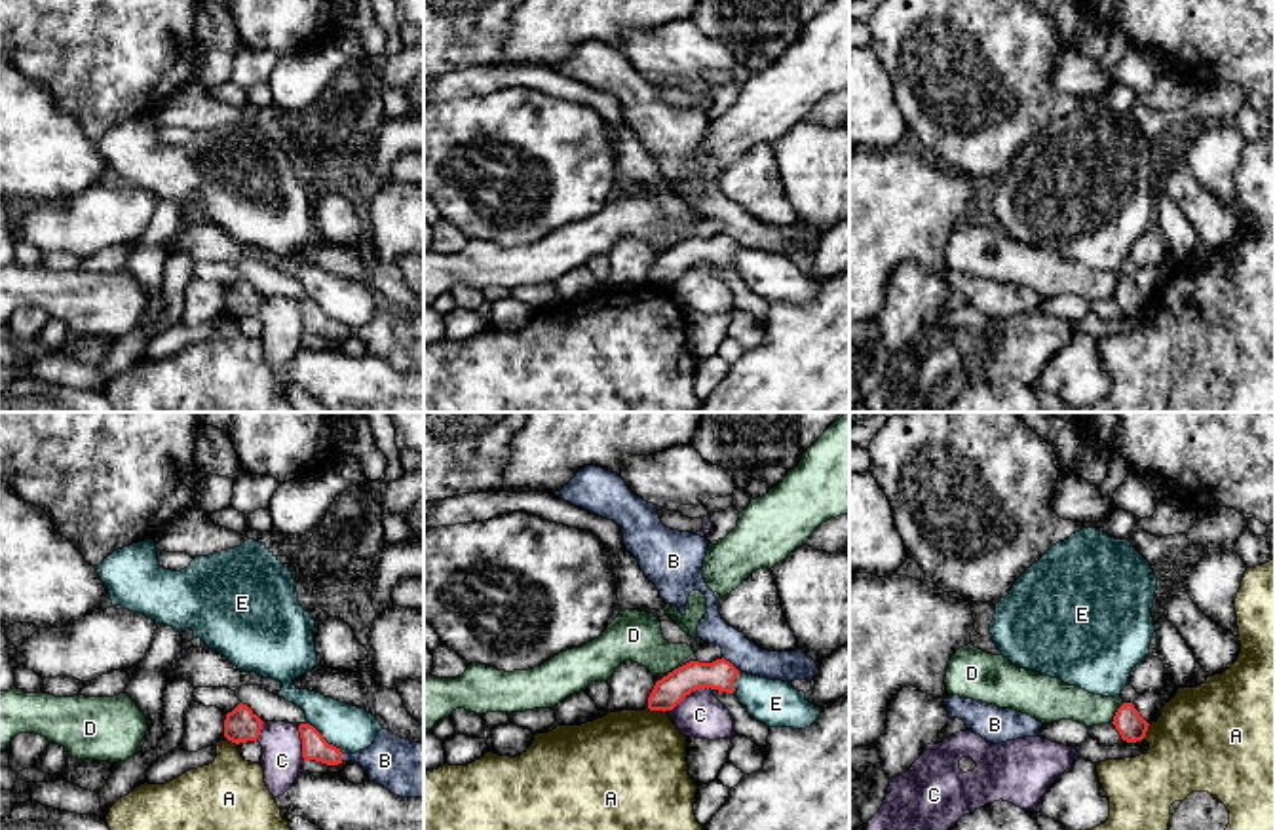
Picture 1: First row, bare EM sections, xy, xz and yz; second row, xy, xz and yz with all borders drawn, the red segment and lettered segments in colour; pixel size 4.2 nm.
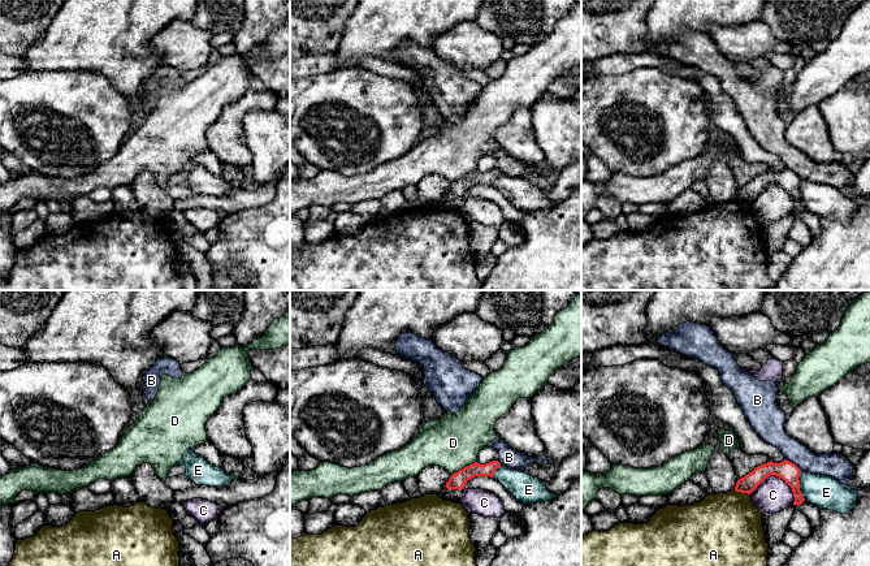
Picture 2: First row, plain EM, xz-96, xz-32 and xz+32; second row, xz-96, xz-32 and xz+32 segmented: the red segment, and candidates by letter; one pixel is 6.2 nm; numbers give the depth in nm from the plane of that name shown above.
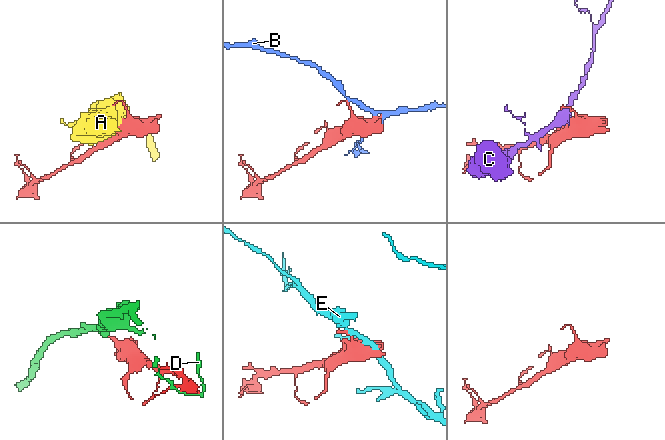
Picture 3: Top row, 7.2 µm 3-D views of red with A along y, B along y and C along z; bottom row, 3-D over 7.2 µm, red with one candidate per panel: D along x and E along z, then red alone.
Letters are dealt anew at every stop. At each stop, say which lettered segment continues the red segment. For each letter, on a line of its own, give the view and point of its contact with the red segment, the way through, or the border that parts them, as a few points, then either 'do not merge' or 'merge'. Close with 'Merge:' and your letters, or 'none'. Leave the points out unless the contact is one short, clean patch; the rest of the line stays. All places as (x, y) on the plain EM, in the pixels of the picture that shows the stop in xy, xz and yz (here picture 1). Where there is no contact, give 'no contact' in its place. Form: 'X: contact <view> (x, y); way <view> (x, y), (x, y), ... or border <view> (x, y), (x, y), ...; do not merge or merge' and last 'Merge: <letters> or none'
A: contact xz (656, 283); do not merge
B: contact xz (730, 238); do not merge
C: contact xz (690, 266); border xz (711, 263), (692, 264), (671, 285); do not merge
D: contact yz (1116, 287); do not merge
E: contact xy (323, 314); do not merge
Merge: none

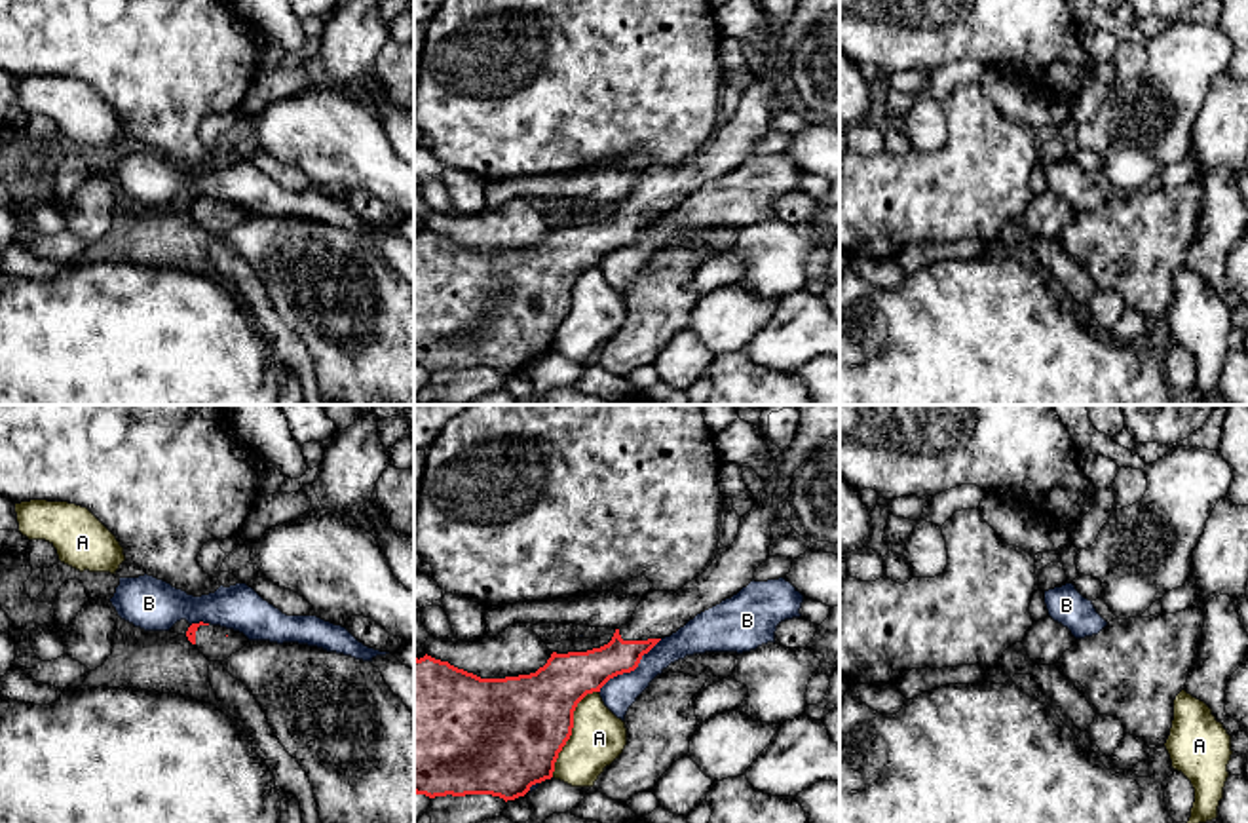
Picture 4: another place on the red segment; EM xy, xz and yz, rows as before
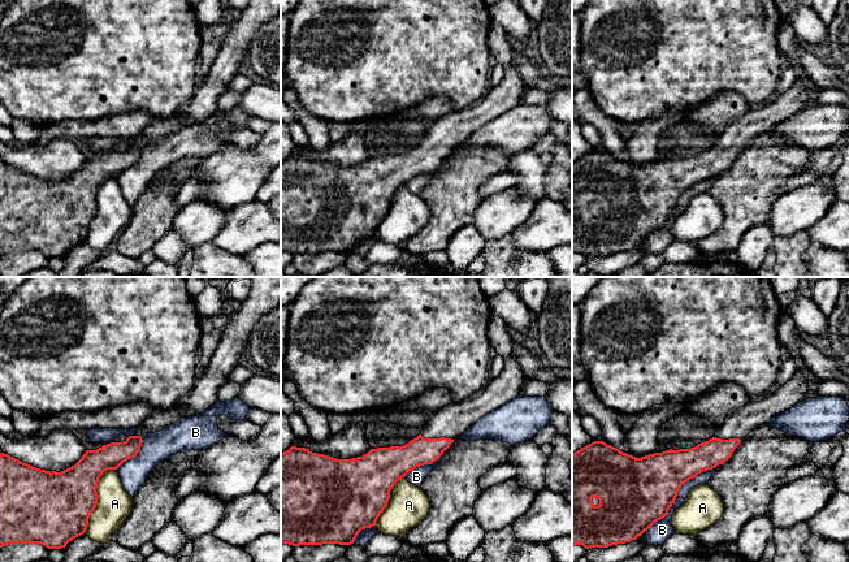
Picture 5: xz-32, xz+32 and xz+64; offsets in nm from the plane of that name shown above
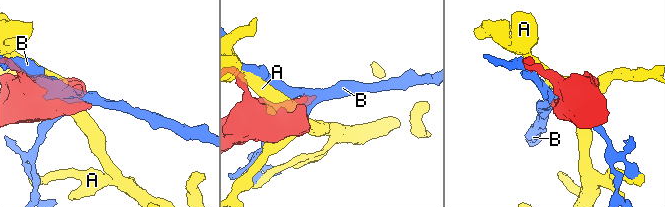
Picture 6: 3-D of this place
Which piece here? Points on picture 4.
A: contact xz (570, 305); do not merge
B: contact xz (631, 244); do not merge
Merge: none

